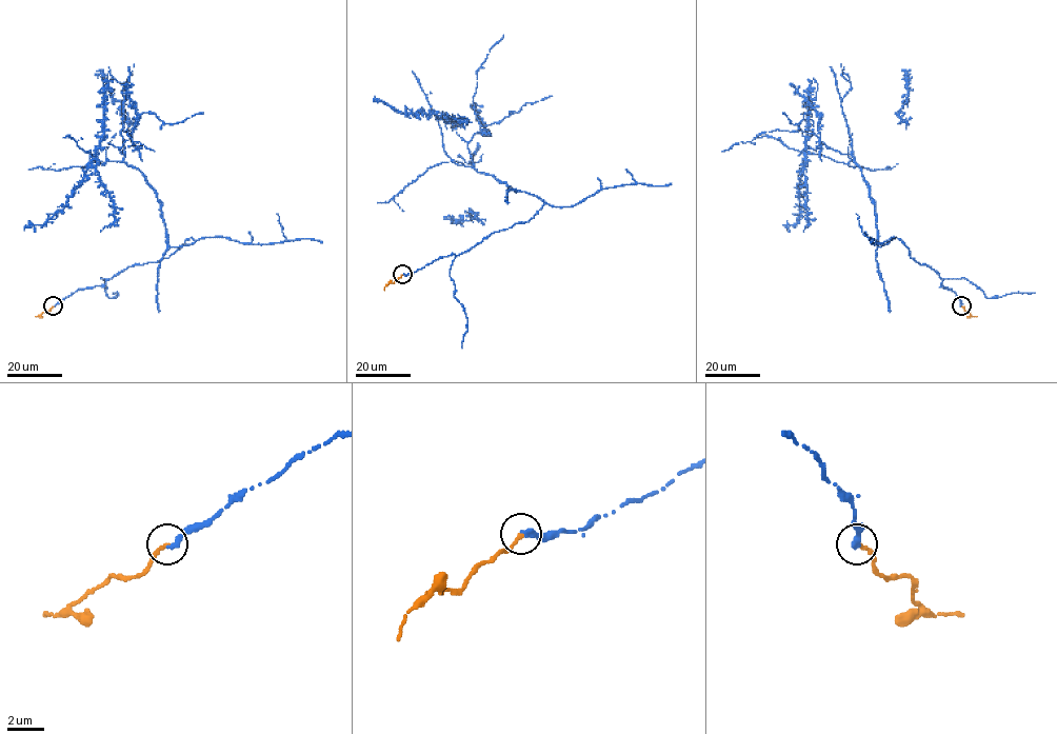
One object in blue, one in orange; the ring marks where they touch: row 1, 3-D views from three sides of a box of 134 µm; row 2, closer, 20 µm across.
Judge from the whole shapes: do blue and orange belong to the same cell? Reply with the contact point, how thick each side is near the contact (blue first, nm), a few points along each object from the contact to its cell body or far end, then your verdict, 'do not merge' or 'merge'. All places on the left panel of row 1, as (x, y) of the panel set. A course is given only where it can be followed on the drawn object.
place (53, 305); calibres 320 and 240 nm; course blue (53, 306), (195, 240), (170, 246), (143, 175), (88, 153), (67, 203), (24, 230); course orange (53, 306), (35, 316); merge

